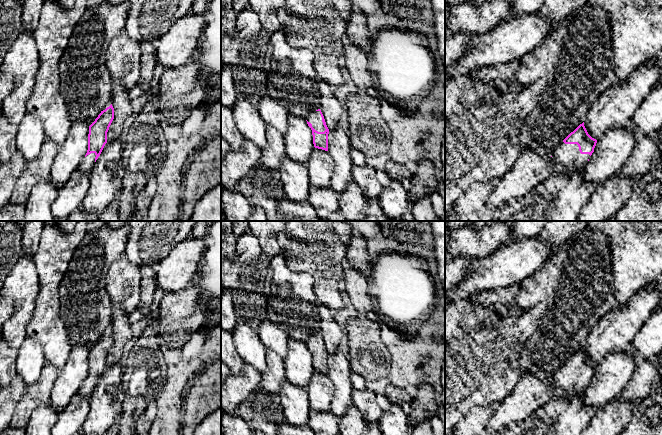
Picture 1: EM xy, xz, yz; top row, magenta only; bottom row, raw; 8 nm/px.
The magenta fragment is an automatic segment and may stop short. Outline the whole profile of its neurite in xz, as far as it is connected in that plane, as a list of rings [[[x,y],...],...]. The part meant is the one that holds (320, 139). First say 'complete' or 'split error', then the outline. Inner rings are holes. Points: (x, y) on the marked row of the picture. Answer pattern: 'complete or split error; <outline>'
split error; [[[320,109],[306,115],[308,126],[312,130],[313,144],[315,148],[328,151],[329,129]]]

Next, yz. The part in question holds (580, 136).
split error; [[[584,122],[580,124],[554,150],[551,156],[553,172],[573,174],[584,169],[596,143],[597,140],[588,134]]]

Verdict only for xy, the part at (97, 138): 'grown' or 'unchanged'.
grown

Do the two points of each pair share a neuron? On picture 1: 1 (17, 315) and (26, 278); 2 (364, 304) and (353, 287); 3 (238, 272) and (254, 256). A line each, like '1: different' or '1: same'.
1: same
2: same
3: same

